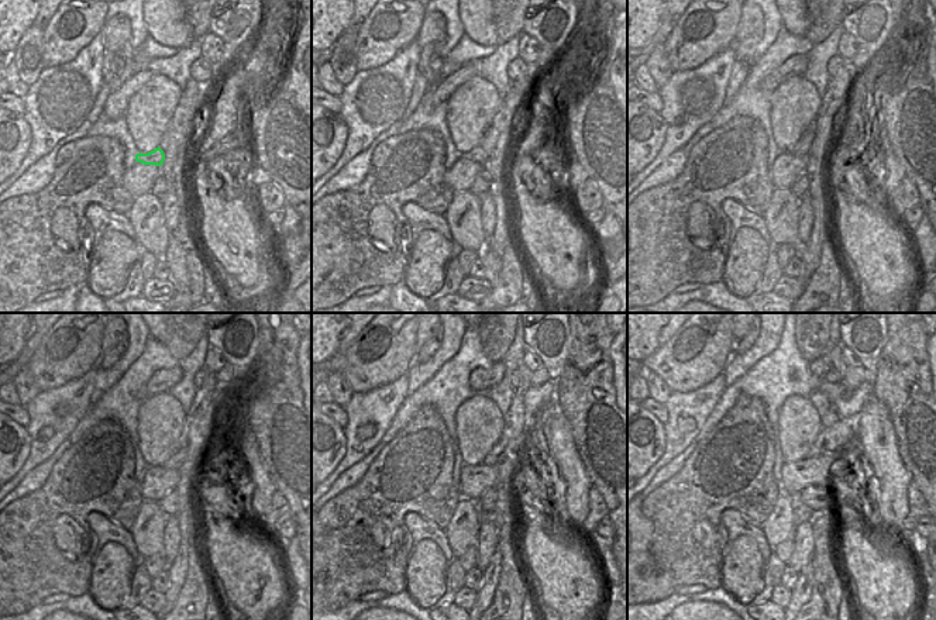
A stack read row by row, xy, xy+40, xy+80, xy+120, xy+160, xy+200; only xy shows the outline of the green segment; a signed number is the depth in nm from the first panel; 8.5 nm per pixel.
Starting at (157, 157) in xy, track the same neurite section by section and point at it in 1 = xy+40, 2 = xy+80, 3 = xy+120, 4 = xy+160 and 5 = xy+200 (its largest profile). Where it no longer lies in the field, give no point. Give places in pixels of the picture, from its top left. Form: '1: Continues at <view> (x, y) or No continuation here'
1: Continues at xy+40 (478, 155)
2: Continues at xy+80 (802, 147)
3: Continues at xy+120 (178, 458)
4: Continues at xy+160 (502, 454)
5: Continues at xy+200 (842, 433)

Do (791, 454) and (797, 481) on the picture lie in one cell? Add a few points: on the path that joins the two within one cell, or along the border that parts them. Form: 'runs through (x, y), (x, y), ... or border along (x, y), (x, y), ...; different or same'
border along (808, 457), (785, 462); different

